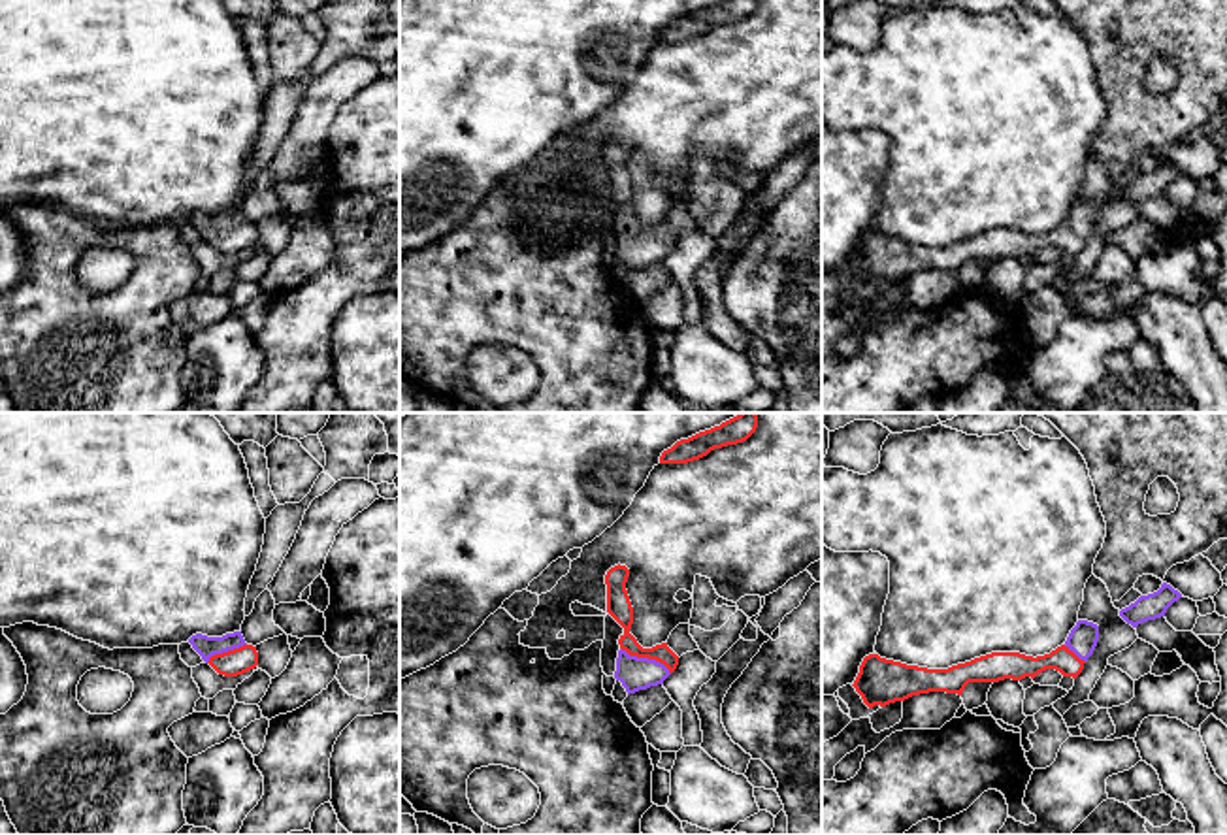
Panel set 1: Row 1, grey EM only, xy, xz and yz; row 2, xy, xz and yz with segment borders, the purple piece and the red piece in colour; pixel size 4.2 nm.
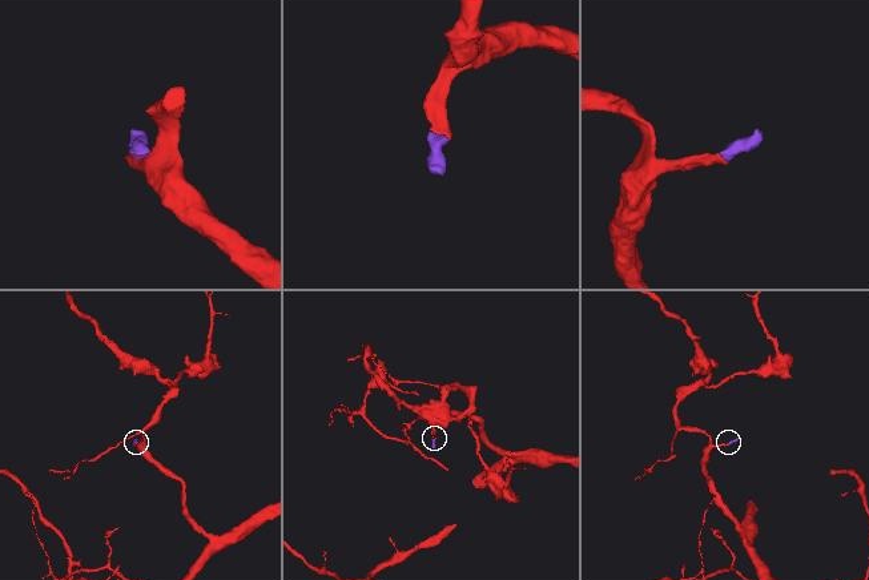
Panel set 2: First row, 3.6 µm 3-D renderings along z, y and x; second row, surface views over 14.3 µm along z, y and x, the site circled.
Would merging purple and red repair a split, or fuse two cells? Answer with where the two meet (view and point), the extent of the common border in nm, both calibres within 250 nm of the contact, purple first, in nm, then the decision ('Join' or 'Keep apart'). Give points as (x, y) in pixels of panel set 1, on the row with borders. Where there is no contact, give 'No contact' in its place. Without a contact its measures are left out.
Touches purple at xz (647, 658). Shared border 240 nm. Thickness 140 nm (purple) against 100 nm. Join

